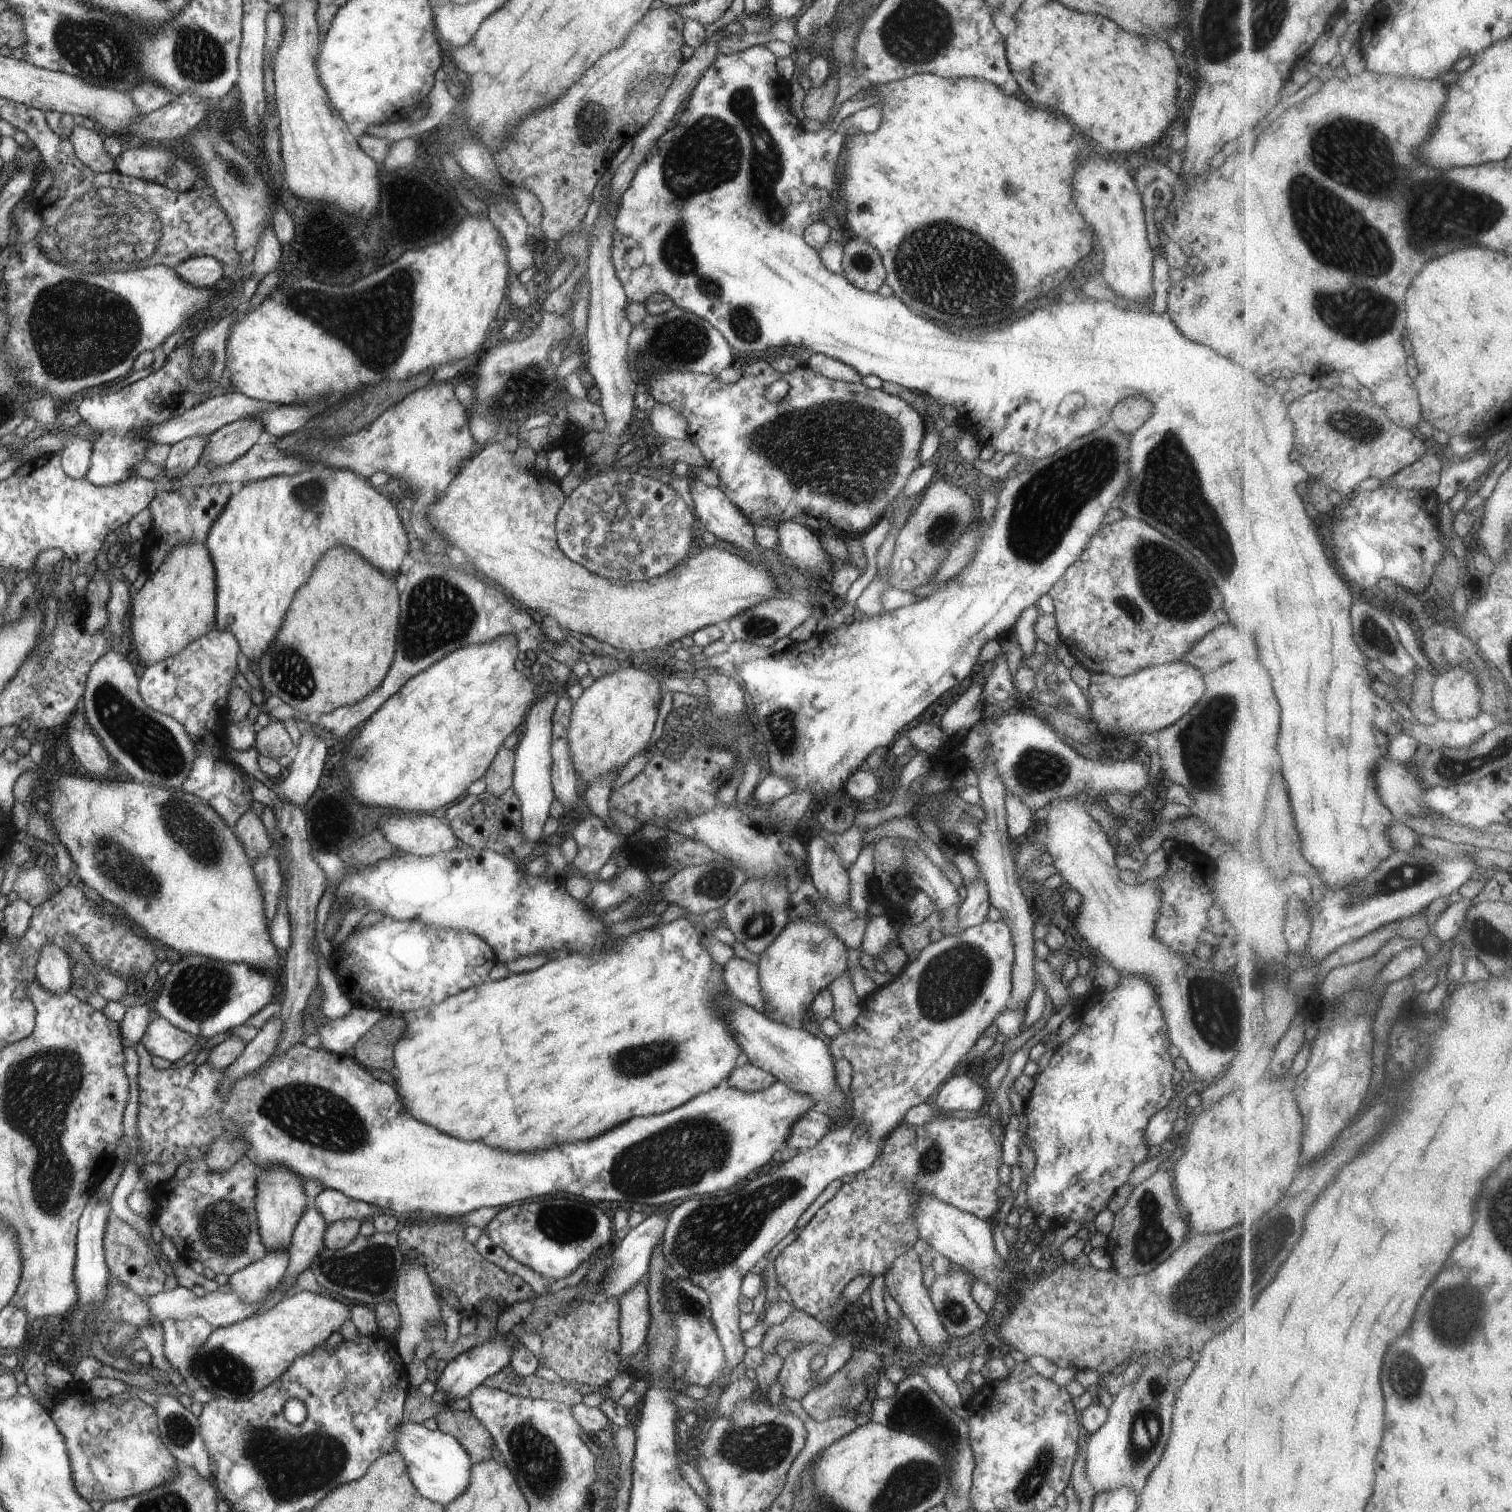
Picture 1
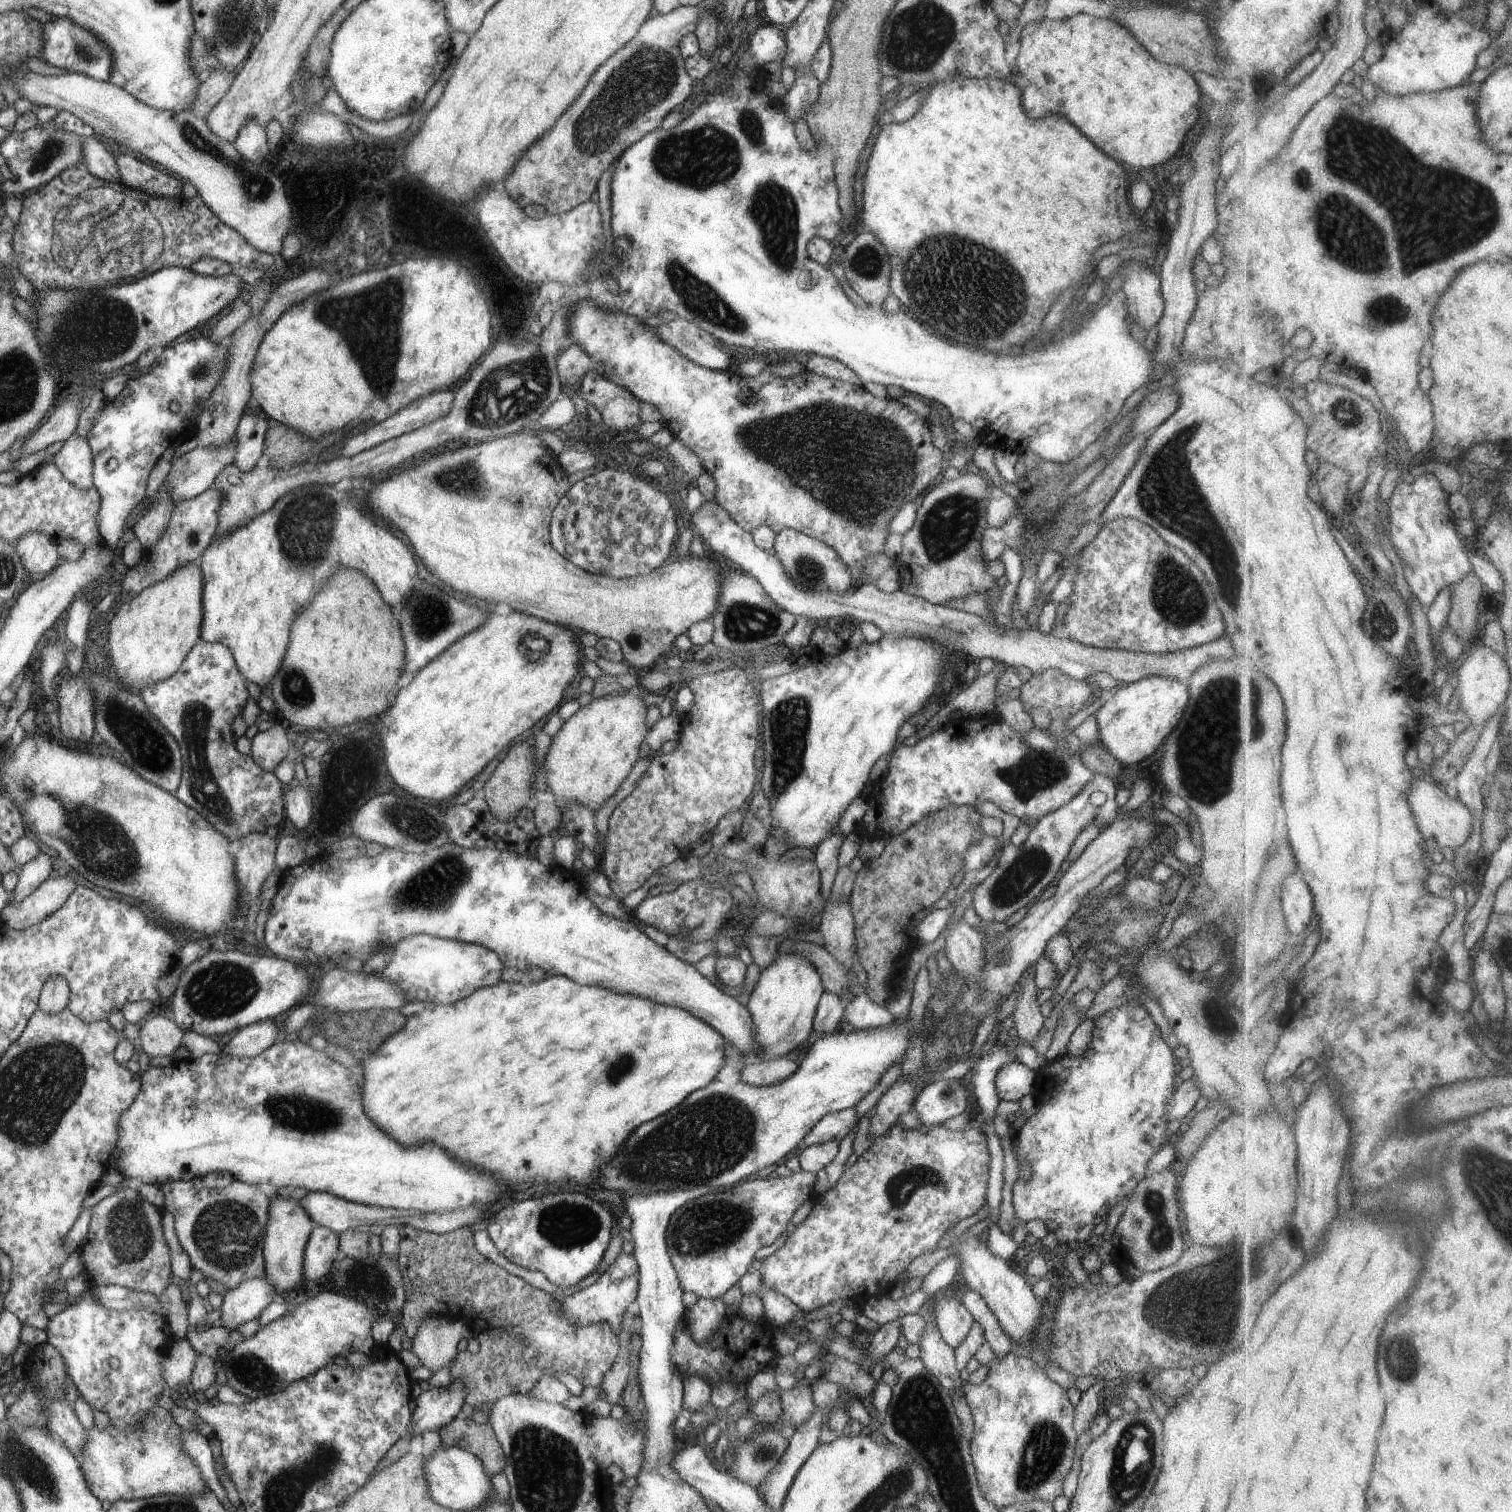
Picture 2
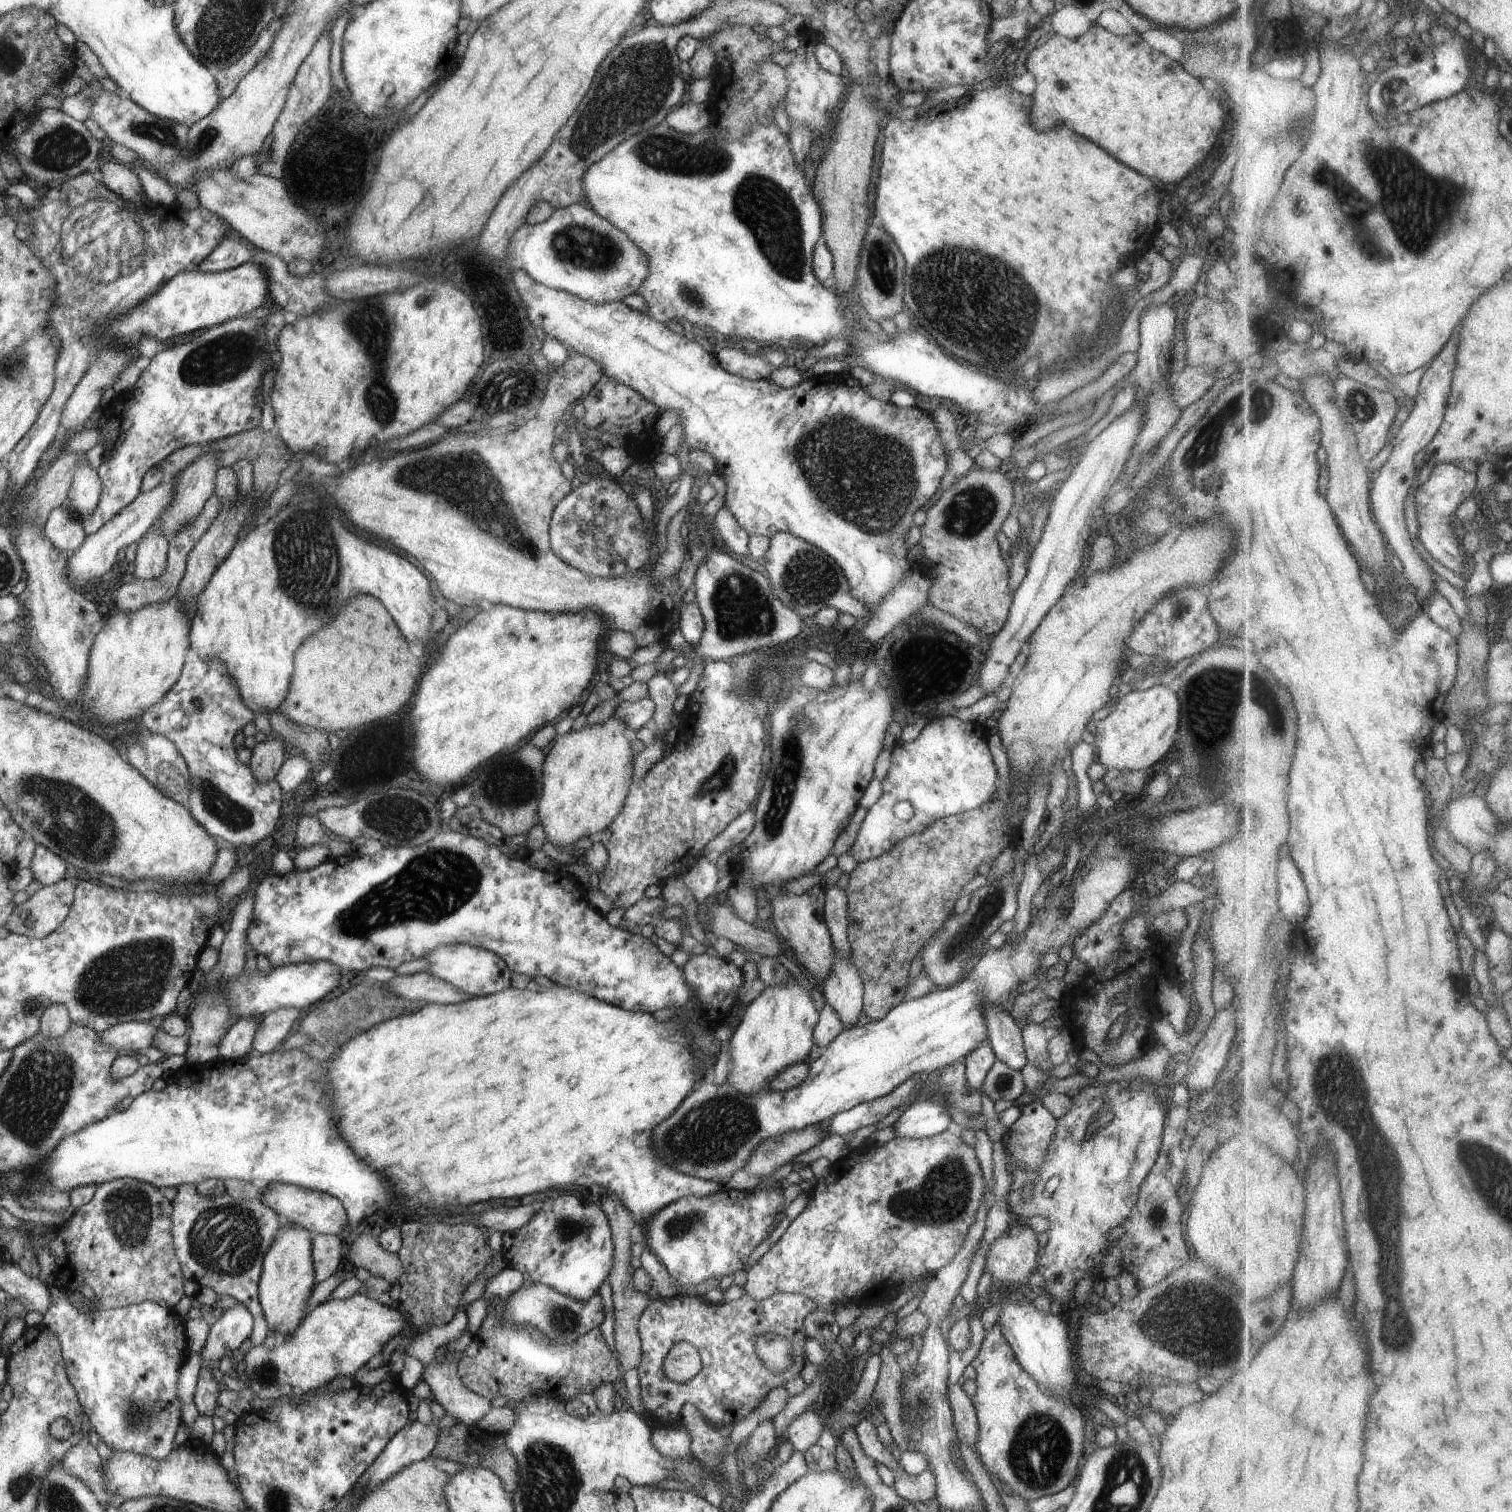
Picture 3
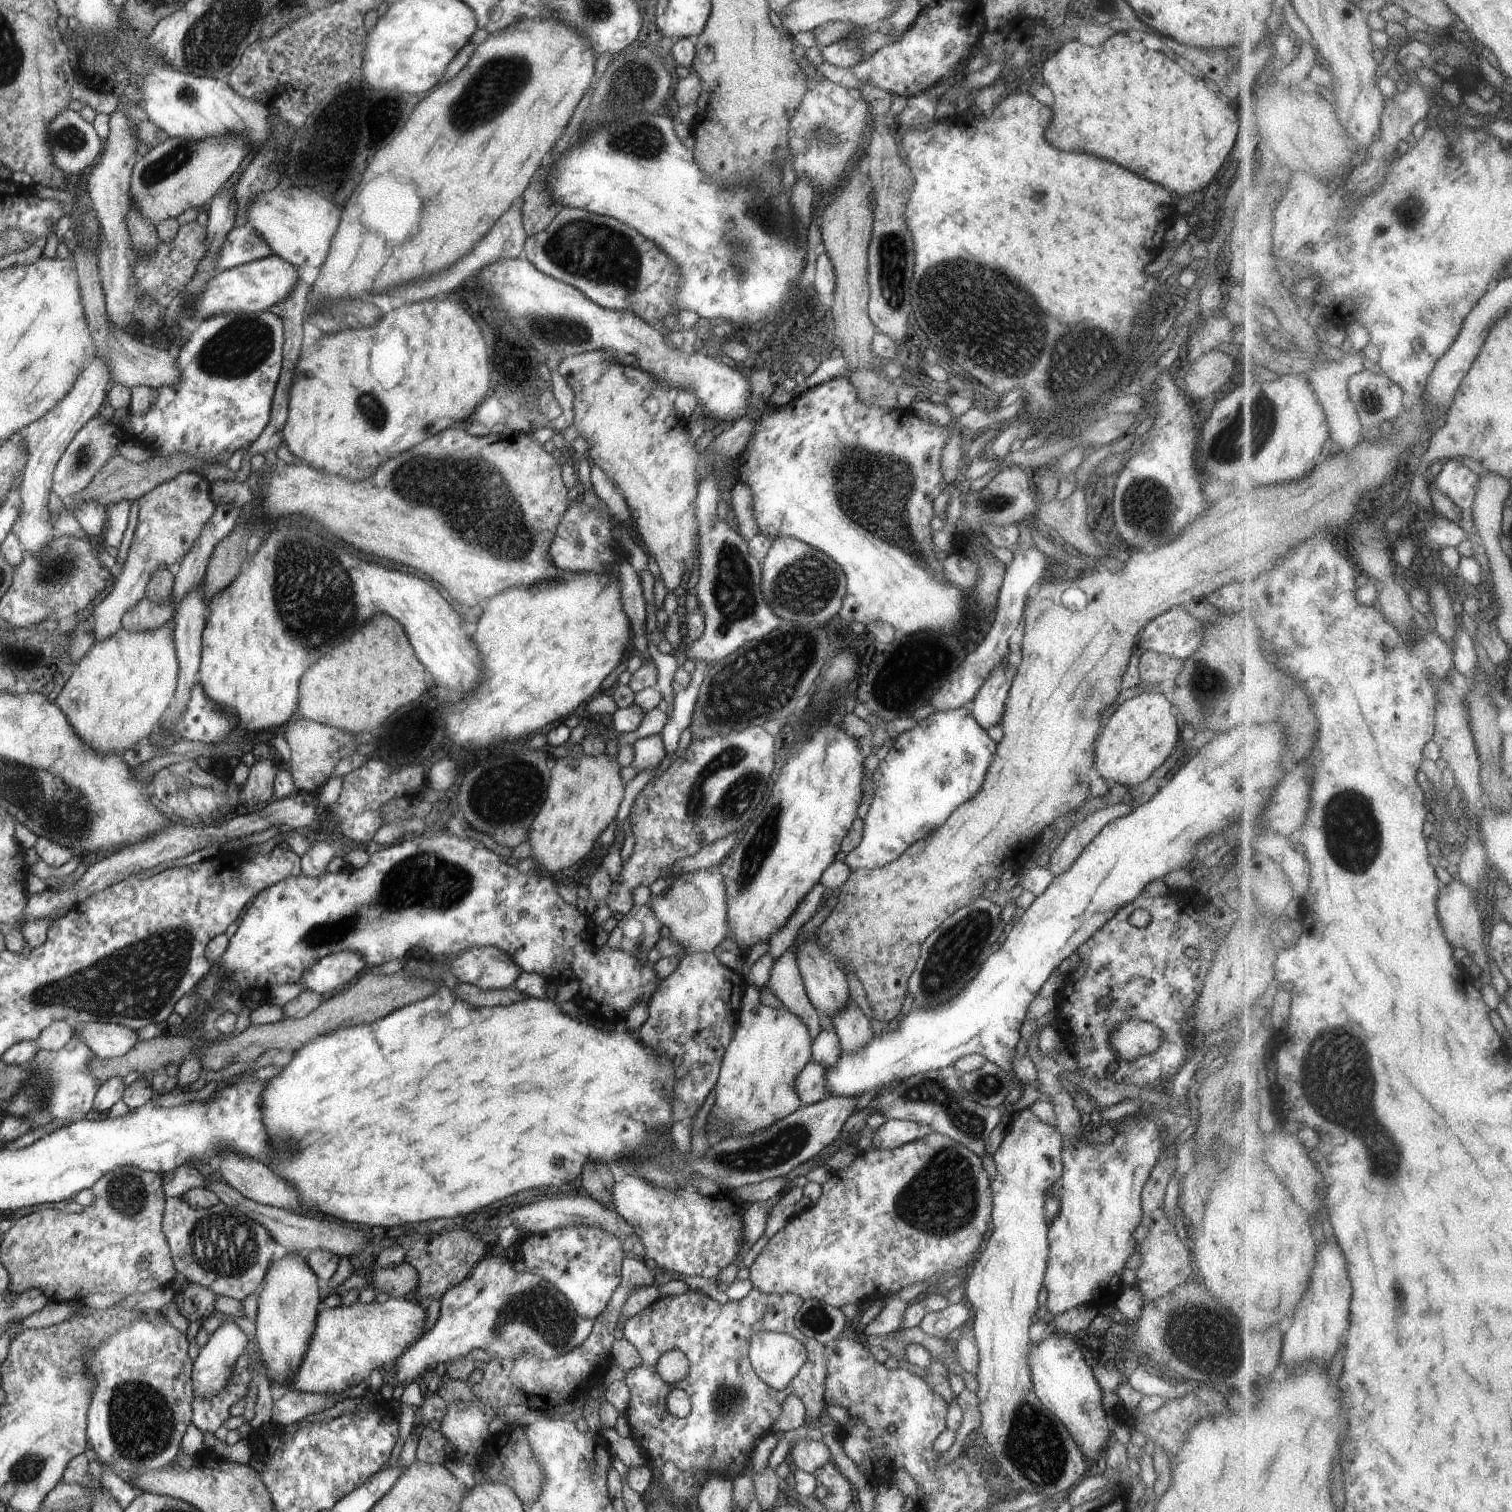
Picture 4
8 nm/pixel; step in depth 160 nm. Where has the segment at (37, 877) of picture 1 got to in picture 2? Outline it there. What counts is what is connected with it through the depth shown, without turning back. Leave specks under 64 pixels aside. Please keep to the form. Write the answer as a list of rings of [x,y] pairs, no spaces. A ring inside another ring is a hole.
[[[65,873],[54,879],[46,879],[24,900],[7,904],[1,912],[1,919],[12,930],[25,931],[62,908],[77,886],[76,881]]]

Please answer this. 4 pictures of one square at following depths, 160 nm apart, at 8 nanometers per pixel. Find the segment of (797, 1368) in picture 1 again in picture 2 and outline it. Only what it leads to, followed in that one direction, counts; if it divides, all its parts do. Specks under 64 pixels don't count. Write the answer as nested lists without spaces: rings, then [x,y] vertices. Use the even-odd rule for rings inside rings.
[[[805,1380],[797,1382],[795,1388],[782,1391],[780,1398],[782,1407],[781,1422],[786,1420],[796,1429],[815,1413],[811,1387]]]

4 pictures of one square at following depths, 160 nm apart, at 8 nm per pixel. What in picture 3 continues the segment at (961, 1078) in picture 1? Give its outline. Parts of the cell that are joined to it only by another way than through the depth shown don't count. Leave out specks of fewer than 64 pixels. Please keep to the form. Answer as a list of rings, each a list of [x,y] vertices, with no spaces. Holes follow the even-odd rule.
[[[920,1099],[909,1106],[892,1126],[896,1137],[921,1139],[946,1131],[951,1121],[945,1103]]]

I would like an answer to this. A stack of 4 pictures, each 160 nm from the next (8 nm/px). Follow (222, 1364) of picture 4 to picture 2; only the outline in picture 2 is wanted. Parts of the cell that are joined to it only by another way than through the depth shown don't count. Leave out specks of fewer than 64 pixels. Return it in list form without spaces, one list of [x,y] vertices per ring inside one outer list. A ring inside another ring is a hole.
[[[265,1279],[245,1280],[235,1289],[223,1290],[225,1292],[218,1326],[237,1330],[244,1323],[256,1319],[262,1310],[276,1298],[273,1286]]]

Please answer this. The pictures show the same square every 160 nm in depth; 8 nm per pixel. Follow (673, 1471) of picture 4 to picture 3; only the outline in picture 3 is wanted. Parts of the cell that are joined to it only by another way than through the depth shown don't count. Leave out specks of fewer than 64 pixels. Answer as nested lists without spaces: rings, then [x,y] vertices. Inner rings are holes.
[[[748,1293],[740,1299],[731,1302],[713,1304],[699,1295],[680,1294],[669,1299],[656,1299],[650,1301],[646,1310],[640,1315],[638,1332],[641,1340],[641,1361],[637,1366],[641,1386],[642,1406],[644,1412],[648,1412],[655,1421],[648,1422],[652,1427],[674,1427],[681,1422],[681,1409],[686,1403],[693,1404],[702,1415],[705,1422],[714,1428],[720,1428],[731,1424],[734,1426],[740,1420],[744,1420],[750,1412],[760,1408],[762,1401],[768,1396],[770,1390],[784,1387],[789,1380],[800,1377],[804,1364],[808,1361],[805,1353],[805,1342],[809,1336],[804,1330],[803,1320],[818,1305],[810,1298],[803,1297],[798,1293],[776,1293],[764,1300],[757,1301]],[[775,1332],[790,1340],[793,1346],[793,1360],[791,1366],[783,1373],[777,1374],[769,1371],[758,1358],[755,1351],[755,1340],[758,1336]],[[684,1341],[690,1343],[698,1350],[701,1358],[701,1369],[692,1380],[685,1383],[667,1382],[663,1374],[663,1360],[670,1348],[676,1343]]]

